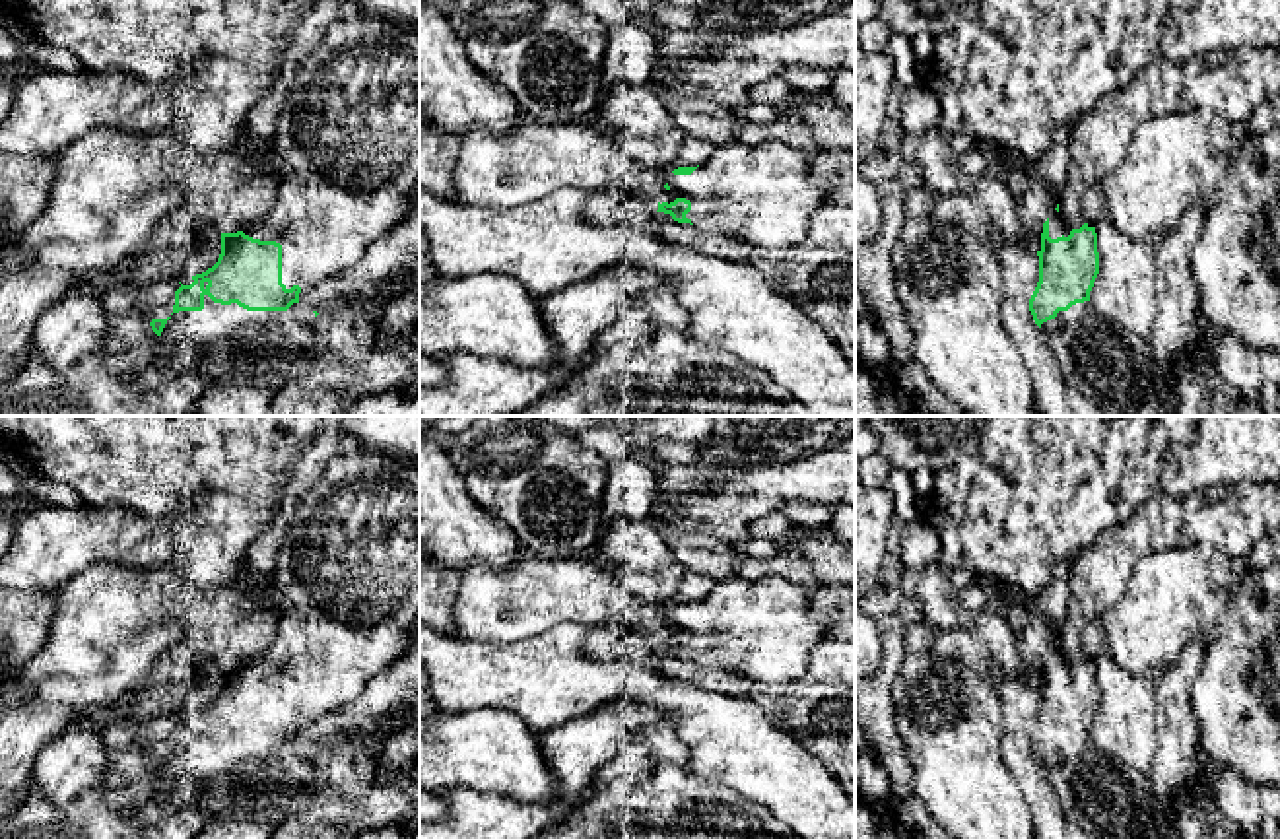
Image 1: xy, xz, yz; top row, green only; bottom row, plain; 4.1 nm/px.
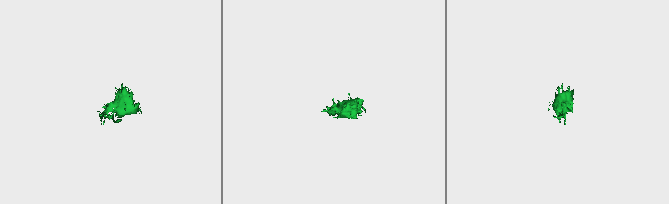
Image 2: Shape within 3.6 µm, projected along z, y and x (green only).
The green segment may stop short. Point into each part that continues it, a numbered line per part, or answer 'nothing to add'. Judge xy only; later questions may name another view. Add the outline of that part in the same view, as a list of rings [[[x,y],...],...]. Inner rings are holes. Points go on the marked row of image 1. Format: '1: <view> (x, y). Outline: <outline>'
1: xy (346, 146). Outline: [[[342,12],[317,49],[299,62],[270,142],[278,185],[266,216],[243,229],[245,235],[282,245],[282,284],[286,289],[313,289],[365,256],[371,245],[402,219],[420,183],[420,35],[371,17]]]
2: xy (228, 344). Outline: [[[204,295],[202,311],[179,311],[155,340],[163,373],[194,371],[206,385],[260,386],[272,396],[326,357],[305,303],[287,311],[247,311]]]

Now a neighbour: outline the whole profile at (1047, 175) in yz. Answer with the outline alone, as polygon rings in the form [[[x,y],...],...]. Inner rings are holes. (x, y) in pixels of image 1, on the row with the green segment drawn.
[[[1070,124],[1057,126],[1053,148],[1027,165],[1029,185],[1018,200],[1018,214],[1024,221],[1026,233],[1014,239],[1014,243],[1024,251],[1033,251],[1035,243],[1041,241],[1043,223],[1064,186],[1070,159],[1070,138]]]

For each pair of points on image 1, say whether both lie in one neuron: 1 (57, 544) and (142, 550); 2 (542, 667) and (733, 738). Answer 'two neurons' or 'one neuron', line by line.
1: one neuron
2: one neuron

